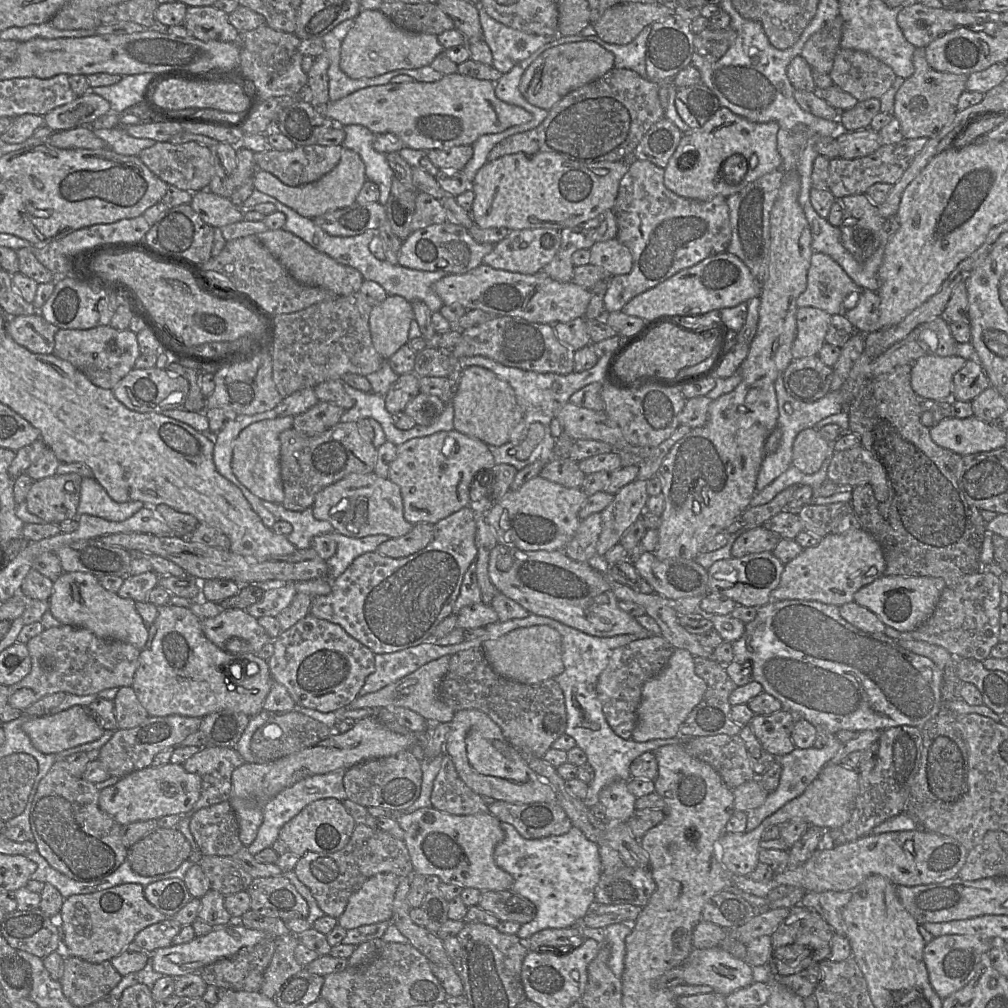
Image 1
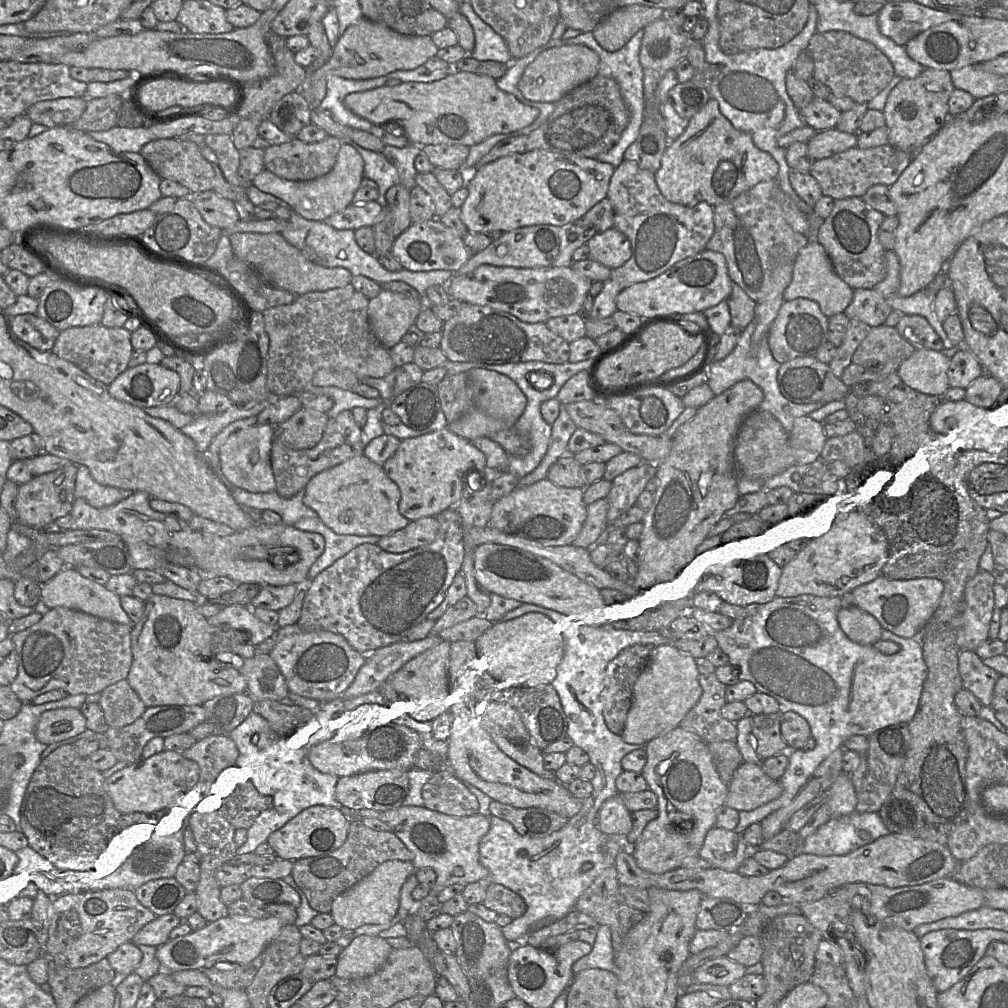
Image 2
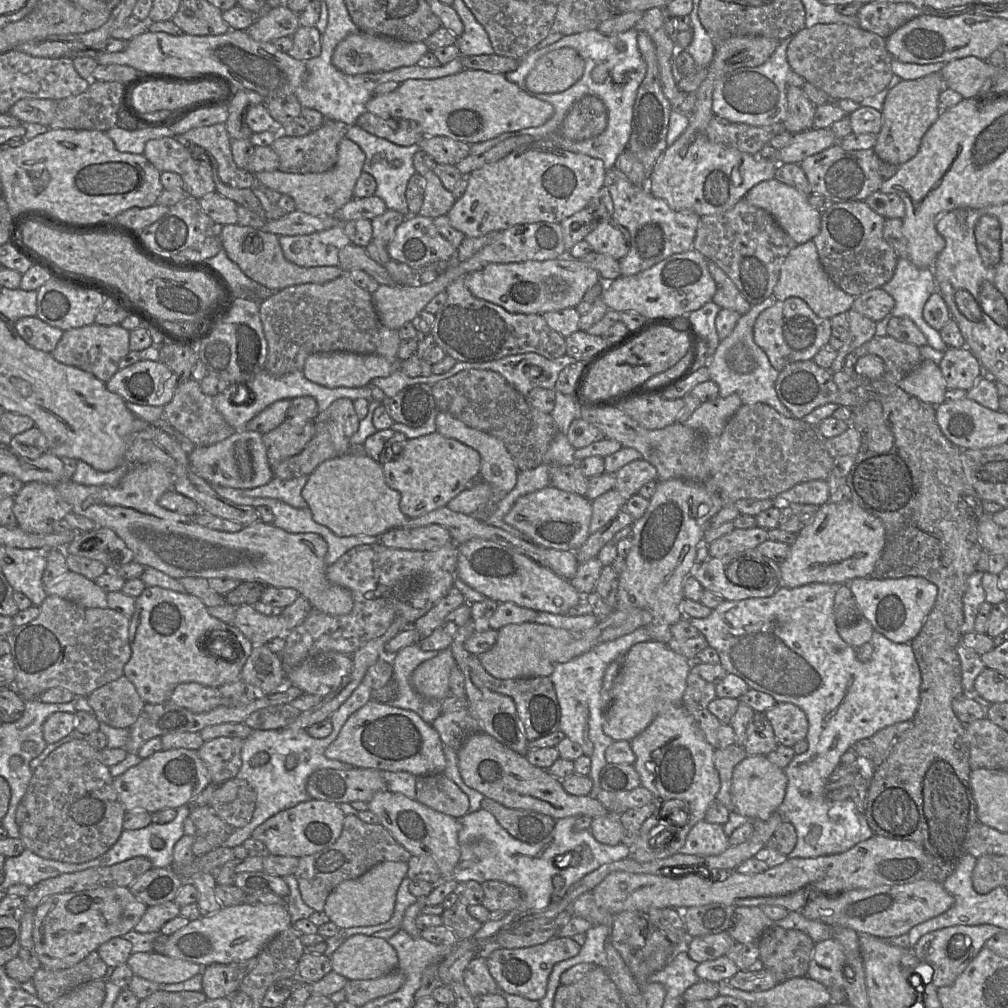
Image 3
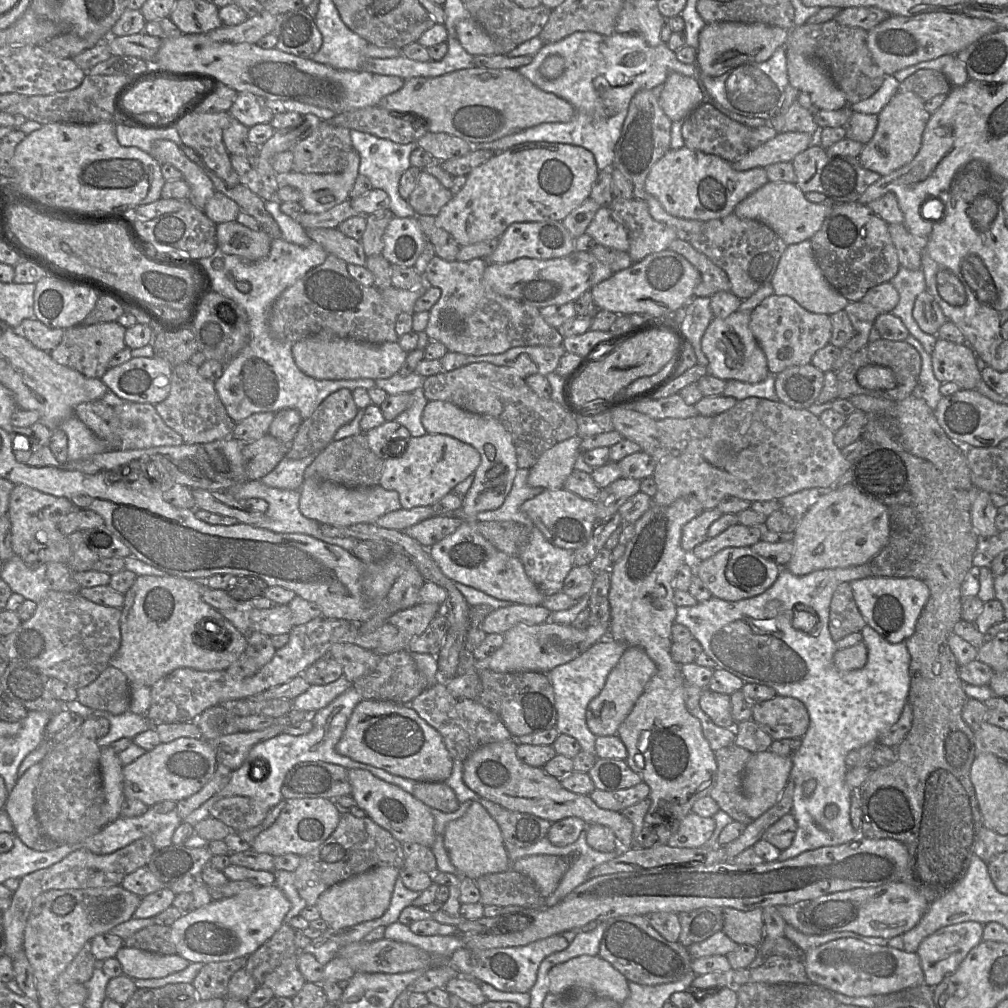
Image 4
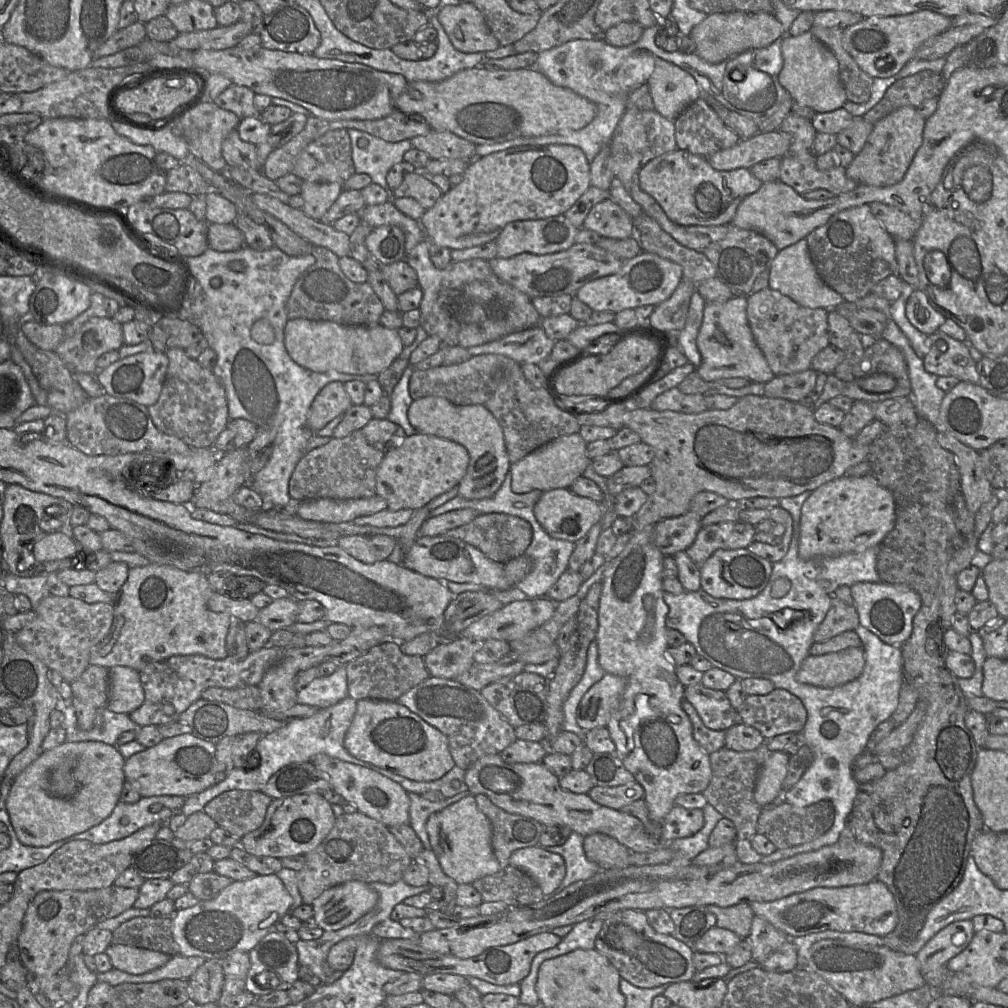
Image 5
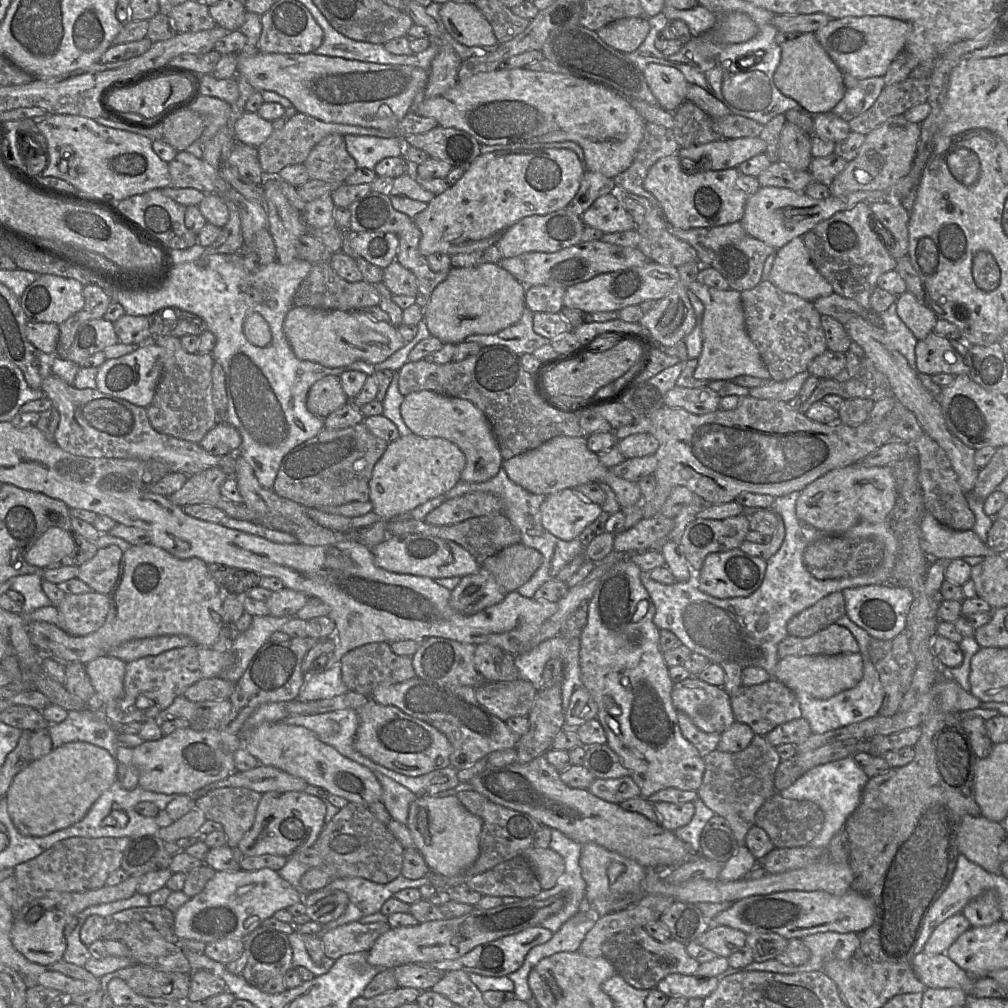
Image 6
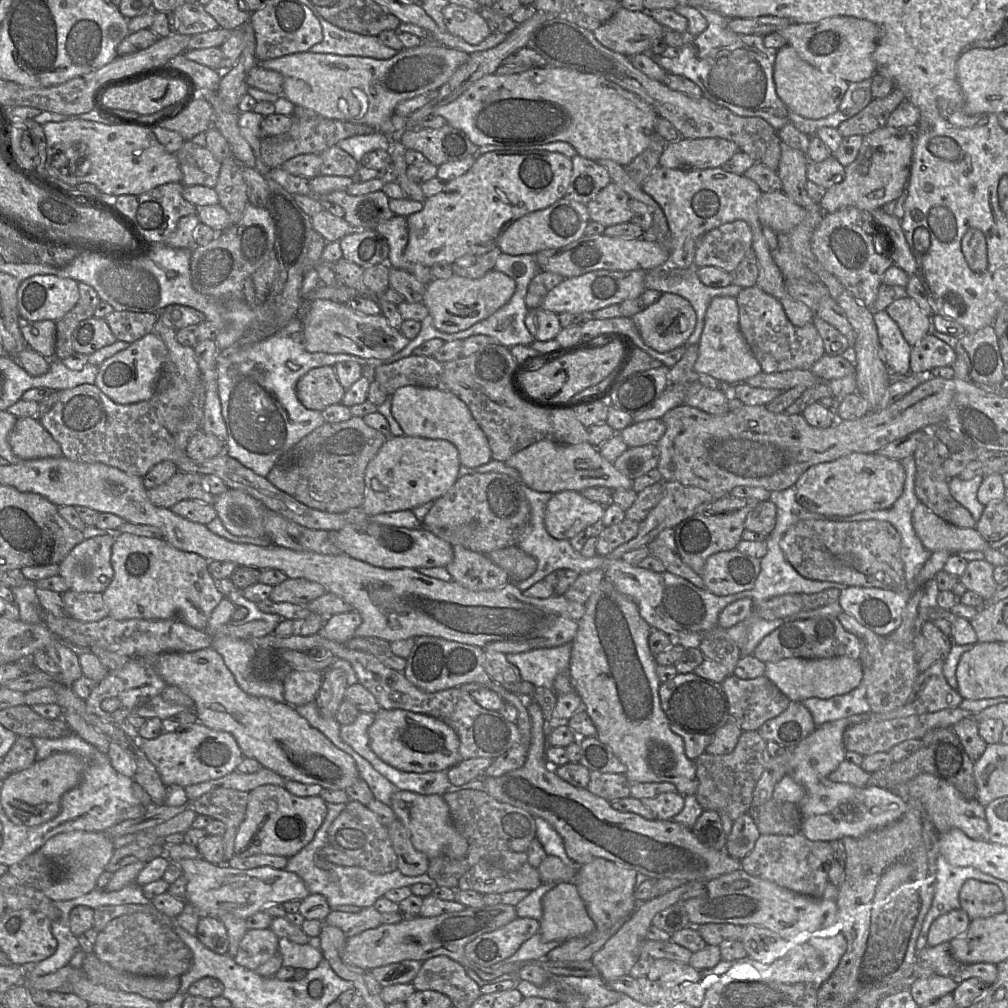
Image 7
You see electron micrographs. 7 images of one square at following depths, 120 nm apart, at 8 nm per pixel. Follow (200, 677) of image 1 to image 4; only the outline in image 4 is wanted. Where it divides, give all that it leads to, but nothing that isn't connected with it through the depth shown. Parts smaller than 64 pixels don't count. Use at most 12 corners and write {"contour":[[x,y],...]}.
{"contour":[[137,576],[110,666],[148,687],[226,671],[242,634],[201,582]]}

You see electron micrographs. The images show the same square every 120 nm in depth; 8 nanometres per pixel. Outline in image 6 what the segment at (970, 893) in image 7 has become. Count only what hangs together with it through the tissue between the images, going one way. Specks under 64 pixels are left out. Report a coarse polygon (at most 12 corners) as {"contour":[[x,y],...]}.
{"contour":[[988,890],[962,910],[972,927],[1002,919],[999,897]]}

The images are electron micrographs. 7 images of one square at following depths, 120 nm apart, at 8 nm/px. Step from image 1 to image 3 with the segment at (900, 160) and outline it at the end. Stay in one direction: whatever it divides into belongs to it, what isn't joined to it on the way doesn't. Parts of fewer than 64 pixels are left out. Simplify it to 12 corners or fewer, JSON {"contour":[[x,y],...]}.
{"contour":[[839,143],[799,164],[812,194],[865,200],[898,166]]}

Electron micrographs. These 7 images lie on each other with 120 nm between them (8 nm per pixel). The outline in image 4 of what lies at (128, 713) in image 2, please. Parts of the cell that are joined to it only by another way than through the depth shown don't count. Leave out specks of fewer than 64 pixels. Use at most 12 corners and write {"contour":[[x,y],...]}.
{"contour":[[109,666],[77,689],[76,699],[93,710],[129,711],[131,684]]}

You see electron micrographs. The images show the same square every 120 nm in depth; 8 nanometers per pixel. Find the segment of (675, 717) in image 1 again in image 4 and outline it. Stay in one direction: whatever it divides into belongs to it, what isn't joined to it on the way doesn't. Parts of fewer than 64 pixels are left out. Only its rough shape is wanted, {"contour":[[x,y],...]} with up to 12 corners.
{"contour":[[629,646],[589,703],[598,736],[617,735],[657,667]]}

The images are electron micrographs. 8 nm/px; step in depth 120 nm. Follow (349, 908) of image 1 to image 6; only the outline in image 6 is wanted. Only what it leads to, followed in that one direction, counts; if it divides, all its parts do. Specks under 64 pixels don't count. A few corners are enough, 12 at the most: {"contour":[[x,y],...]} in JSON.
{"contour":[[337,889],[304,896],[306,914],[326,925],[346,910],[349,897]]}

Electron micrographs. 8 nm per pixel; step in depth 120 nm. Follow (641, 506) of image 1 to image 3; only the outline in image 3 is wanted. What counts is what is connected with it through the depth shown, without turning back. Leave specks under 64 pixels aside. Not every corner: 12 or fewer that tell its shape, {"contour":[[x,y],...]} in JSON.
{"contour":[[639,459],[620,468],[615,489],[629,500],[657,479],[651,463]]}

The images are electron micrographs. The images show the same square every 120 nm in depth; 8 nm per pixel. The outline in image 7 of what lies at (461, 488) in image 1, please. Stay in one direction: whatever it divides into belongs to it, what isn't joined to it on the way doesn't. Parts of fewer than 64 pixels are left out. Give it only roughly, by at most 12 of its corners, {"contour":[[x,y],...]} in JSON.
{"contour":[[391,437],[365,471],[370,516],[412,510],[462,475],[444,439]]}

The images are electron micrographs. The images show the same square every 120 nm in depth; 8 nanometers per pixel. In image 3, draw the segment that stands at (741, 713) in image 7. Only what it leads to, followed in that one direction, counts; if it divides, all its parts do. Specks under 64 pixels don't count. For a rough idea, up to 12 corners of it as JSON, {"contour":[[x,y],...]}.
{"contour":[[791,703],[765,711],[779,744],[792,747],[808,732],[808,719]]}

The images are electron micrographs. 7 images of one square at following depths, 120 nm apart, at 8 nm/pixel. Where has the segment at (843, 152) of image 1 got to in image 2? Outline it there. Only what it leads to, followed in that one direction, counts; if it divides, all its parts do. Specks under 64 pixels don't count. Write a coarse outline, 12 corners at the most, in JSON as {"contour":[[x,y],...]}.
{"contour":[[834,127],[806,143],[815,161],[856,147],[857,134]]}

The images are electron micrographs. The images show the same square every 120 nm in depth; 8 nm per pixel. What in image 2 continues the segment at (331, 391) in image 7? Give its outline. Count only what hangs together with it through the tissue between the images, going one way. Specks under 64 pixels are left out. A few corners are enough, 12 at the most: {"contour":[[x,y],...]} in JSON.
{"contour":[[352,410],[330,417],[322,439],[294,450],[275,440],[276,491],[290,498],[318,473],[364,454]]}

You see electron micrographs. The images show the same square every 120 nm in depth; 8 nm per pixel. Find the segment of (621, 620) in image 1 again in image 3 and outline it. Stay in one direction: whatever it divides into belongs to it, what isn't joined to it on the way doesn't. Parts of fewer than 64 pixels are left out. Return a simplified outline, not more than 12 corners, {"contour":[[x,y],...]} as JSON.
{"contour":[[490,540],[458,545],[456,577],[486,598],[568,615],[568,580]]}

